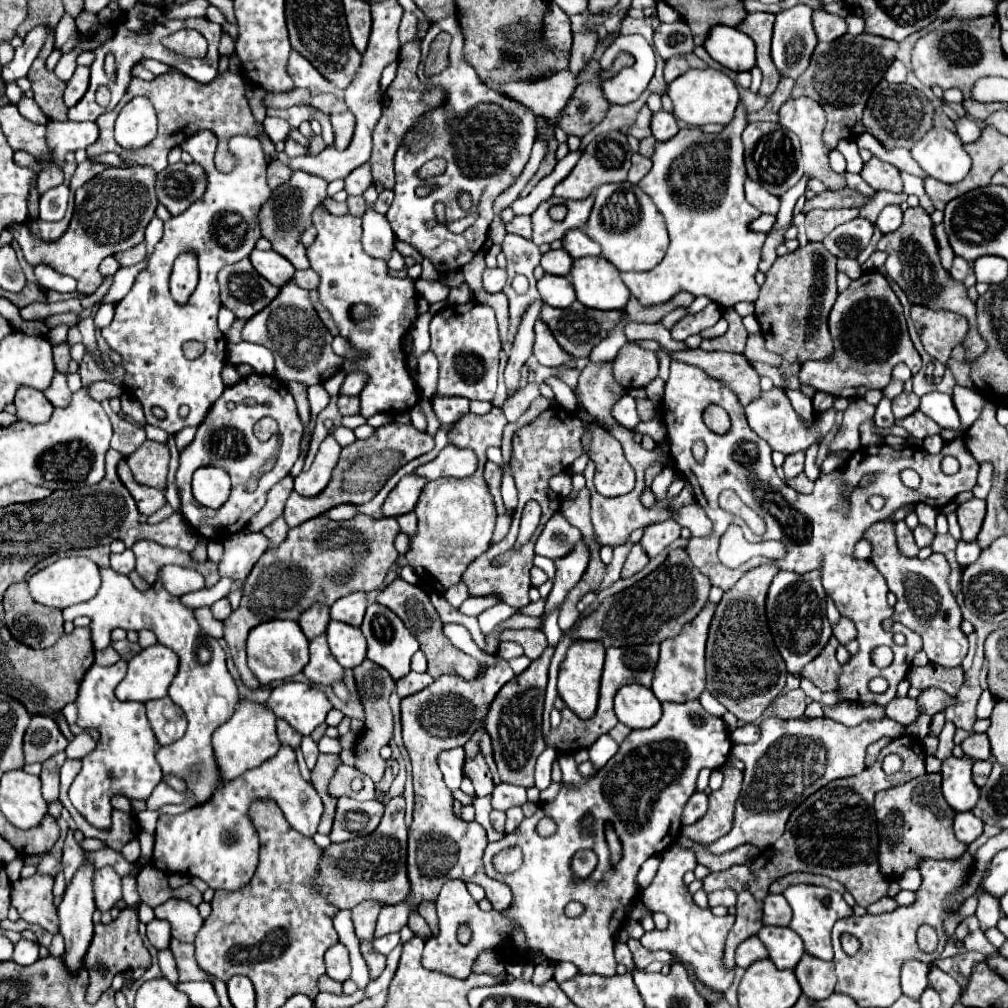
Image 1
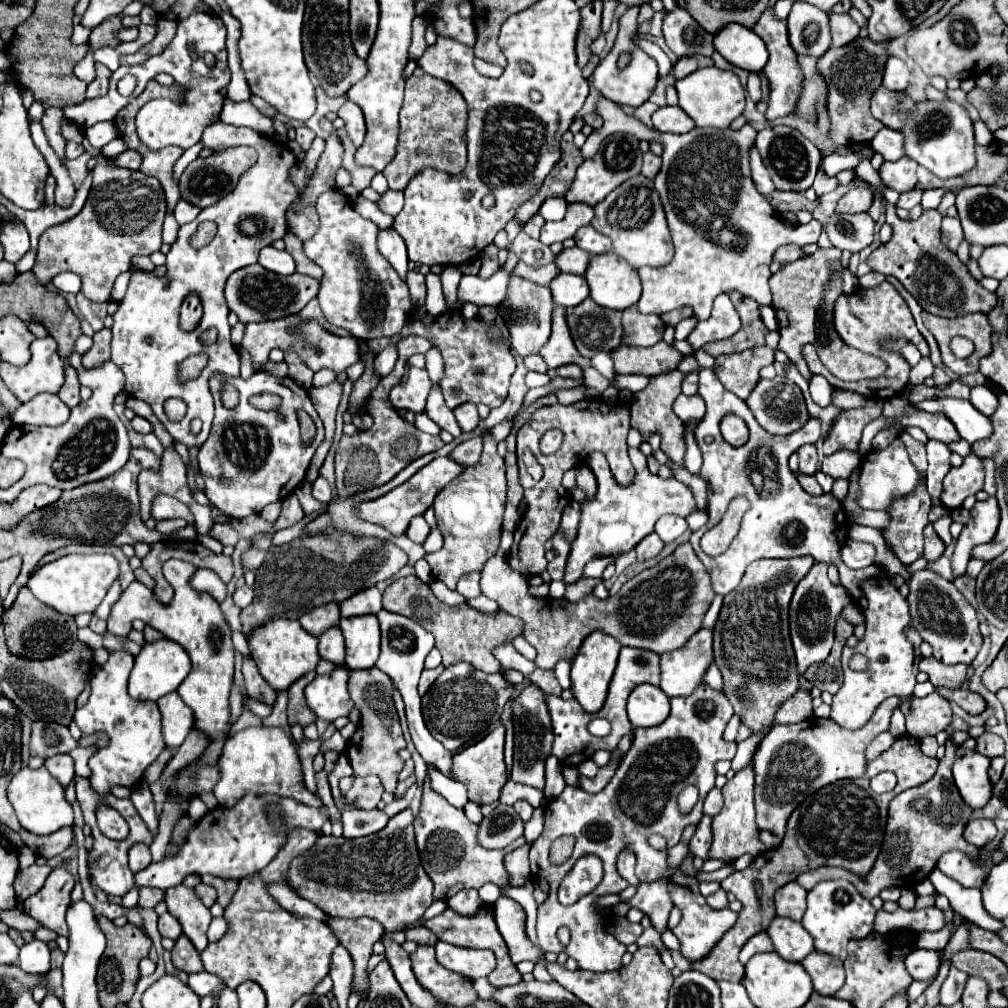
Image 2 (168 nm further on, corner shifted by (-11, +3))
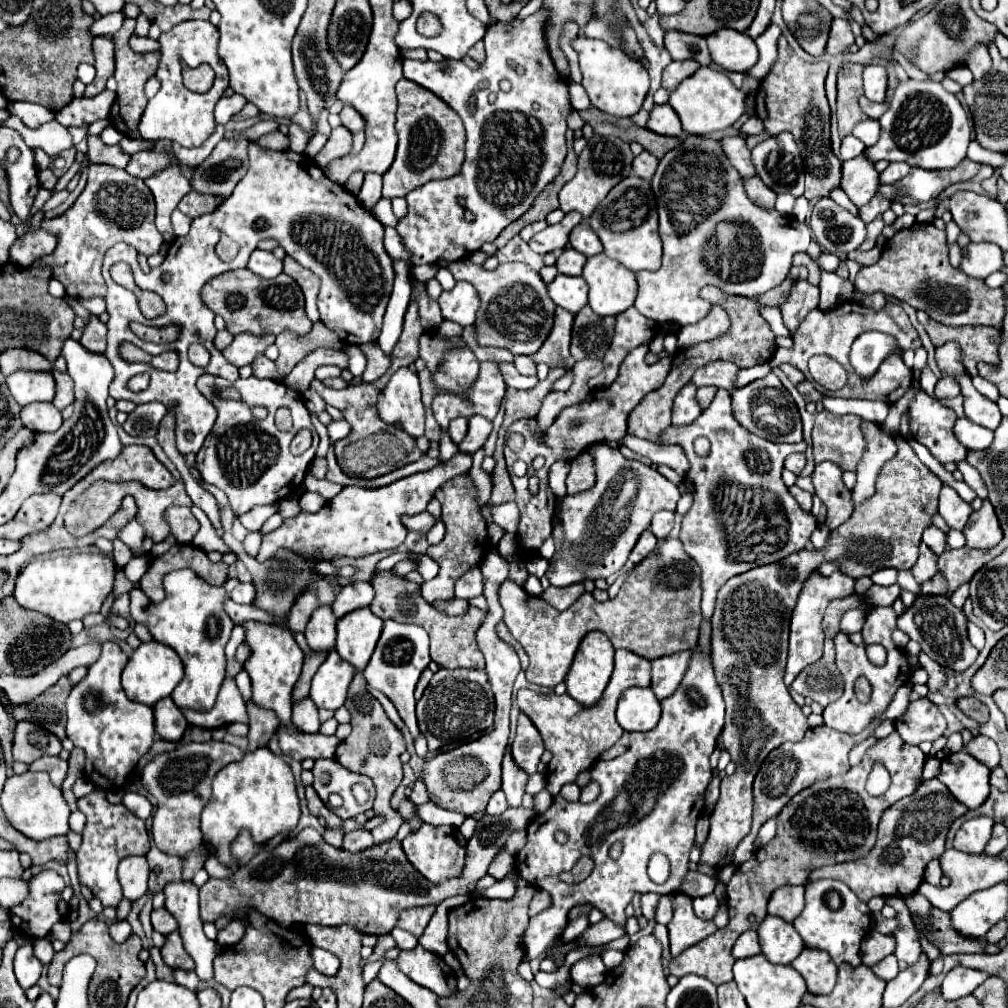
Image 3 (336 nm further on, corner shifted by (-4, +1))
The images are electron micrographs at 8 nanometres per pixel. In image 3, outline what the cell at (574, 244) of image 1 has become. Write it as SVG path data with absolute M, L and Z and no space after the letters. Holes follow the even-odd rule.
M586 219L572 229L572 233L570 233L570 245L572 245L572 249L580 251L586 257L602 253L602 243L600 243L598 235L594 235L594 231L590 229L590 225L588 225Z

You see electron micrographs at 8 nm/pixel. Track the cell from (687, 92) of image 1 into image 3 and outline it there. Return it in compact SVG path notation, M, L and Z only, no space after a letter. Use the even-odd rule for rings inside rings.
M700 67L690 79L684 79L674 93L670 93L672 109L682 121L682 129L688 135L706 135L732 127L742 115L754 115L754 109L746 105L746 91L736 89L732 81L710 67Z

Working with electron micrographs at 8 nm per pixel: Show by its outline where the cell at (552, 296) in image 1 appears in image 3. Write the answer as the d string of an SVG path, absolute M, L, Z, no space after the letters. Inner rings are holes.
M556 275L548 285L548 295L558 307L578 313L588 303L588 285L582 277Z

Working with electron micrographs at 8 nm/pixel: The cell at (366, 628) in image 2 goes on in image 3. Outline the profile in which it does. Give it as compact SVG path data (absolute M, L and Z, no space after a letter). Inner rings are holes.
M370 607L352 611L350 615L338 619L338 637L334 649L344 661L362 671L370 661L376 641L380 639L382 625L384 621L376 617Z

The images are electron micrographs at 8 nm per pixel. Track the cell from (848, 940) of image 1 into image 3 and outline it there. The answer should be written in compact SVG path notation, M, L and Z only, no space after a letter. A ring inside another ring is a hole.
M820 879L806 885L806 907L804 911L794 919L794 927L804 939L806 947L822 949L830 953L832 961L836 965L848 963L852 967L858 967L860 961L860 943L866 937L870 929L872 913L866 903L862 903L852 889L846 887L846 883L836 879Z

